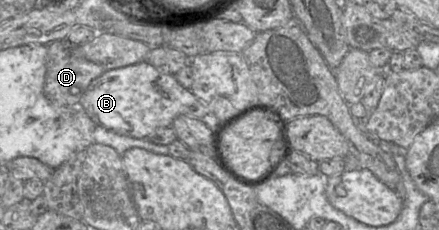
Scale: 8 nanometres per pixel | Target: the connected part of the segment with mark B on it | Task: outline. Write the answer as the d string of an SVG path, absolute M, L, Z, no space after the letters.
M147 61L105 71L89 84L79 105L96 124L134 138L148 138L157 129L172 126L173 120L180 115L203 119L210 114L209 109L181 86L174 75L160 72Z

